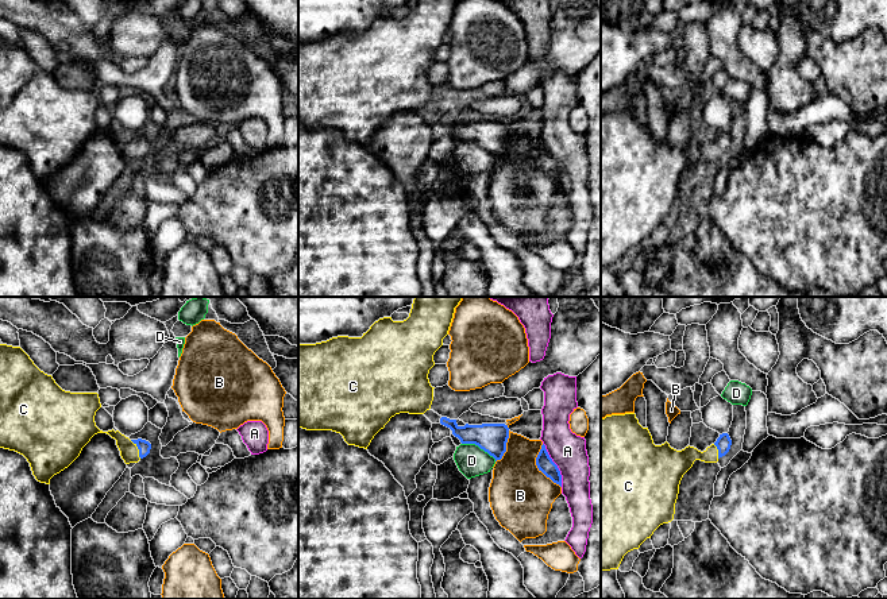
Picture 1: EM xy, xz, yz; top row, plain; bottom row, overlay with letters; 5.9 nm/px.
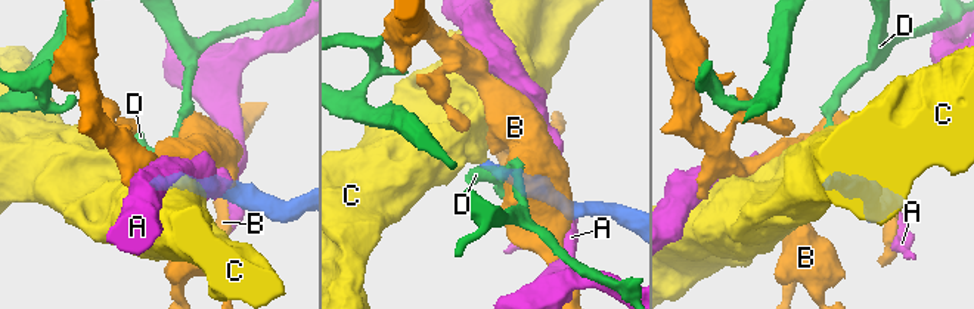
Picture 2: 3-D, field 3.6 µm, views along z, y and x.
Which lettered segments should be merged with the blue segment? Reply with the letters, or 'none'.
C

